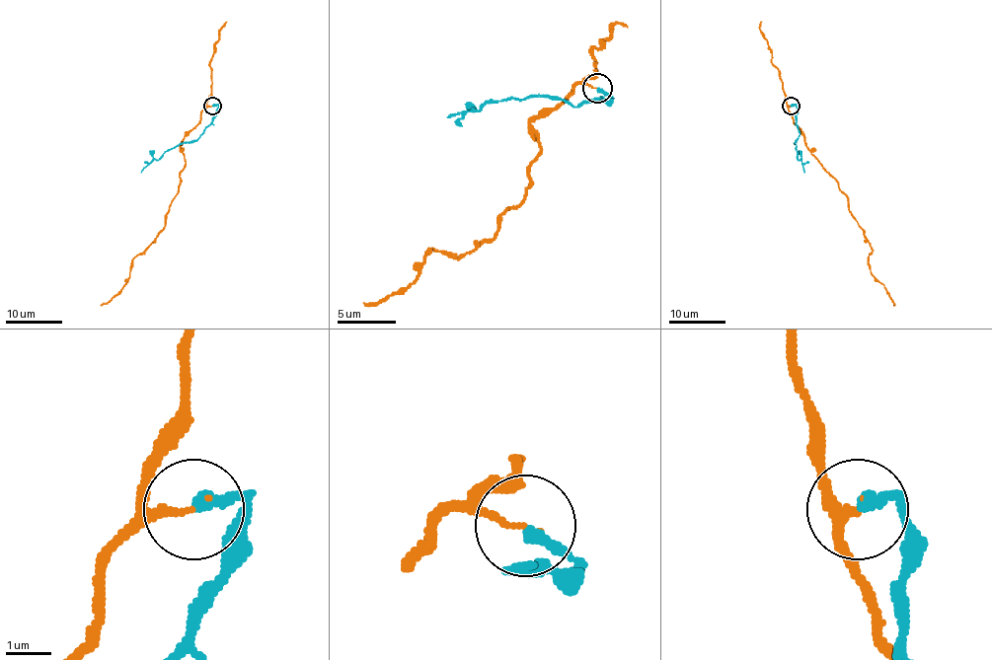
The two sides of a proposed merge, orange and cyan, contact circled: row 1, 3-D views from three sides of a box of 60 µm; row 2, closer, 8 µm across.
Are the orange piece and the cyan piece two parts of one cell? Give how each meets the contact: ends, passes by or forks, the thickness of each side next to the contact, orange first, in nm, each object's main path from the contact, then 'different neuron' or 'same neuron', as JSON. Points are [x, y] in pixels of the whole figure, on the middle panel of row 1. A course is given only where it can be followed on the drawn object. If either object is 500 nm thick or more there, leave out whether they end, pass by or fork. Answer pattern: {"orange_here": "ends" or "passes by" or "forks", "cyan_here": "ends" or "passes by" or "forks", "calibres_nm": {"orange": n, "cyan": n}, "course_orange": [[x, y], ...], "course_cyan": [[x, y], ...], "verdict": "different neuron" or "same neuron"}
{"orange_here": "ends", "cyan_here": "ends", "calibres_nm": {"orange": 140, "cyan": 280}, "course_orange": [[596, 88], [579, 82], [532, 120], [541, 150], [499, 230], [461, 256], [425, 254], [405, 288], [364, 306]], "course_cyan": [[596, 88], [608, 100], [585, 100], [579, 106], [556, 97], [488, 100], [470, 111], [446, 117]], "verdict": "different neuron"}

